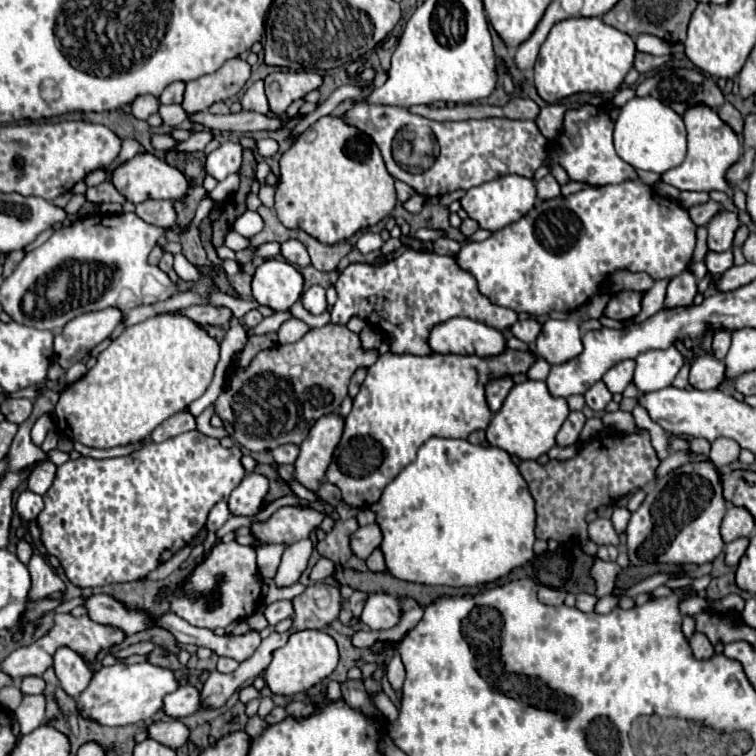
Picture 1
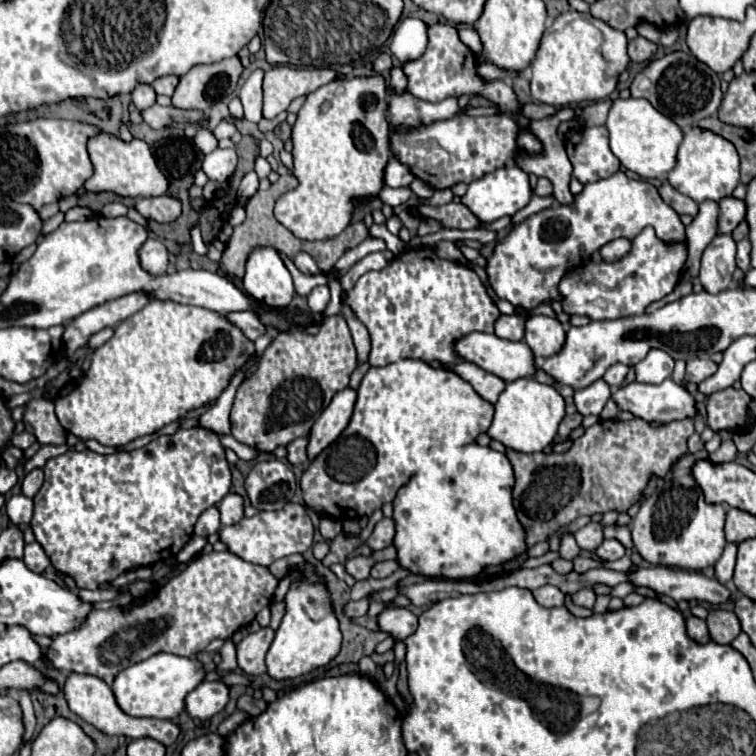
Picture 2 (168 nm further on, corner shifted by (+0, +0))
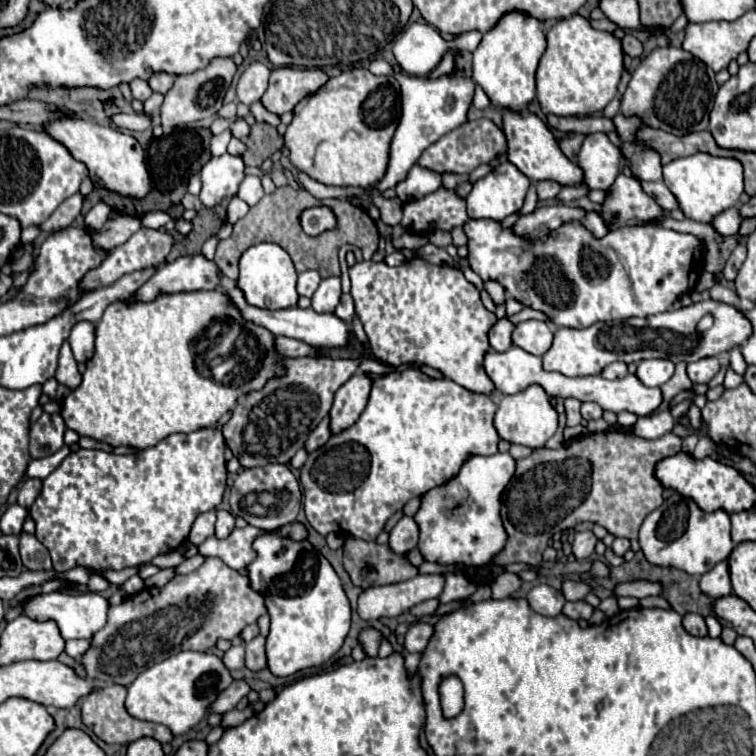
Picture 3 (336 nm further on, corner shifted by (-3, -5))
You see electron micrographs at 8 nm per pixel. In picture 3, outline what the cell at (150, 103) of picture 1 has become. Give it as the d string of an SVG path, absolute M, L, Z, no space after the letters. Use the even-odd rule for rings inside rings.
M133 80L131 82L131 92L133 92L133 98L137 98L141 102L145 102L153 94L153 90L149 88L149 84L145 80Z

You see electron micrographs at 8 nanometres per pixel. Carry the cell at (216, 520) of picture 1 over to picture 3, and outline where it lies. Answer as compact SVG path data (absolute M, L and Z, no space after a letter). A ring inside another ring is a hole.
M215 510L211 512L205 512L205 514L199 514L193 528L191 528L191 534L189 534L189 542L199 546L205 538L213 536L213 526L215 526Z

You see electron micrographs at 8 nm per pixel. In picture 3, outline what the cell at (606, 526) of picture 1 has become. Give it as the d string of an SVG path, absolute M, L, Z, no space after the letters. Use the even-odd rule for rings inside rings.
M577 532L573 536L573 554L577 556L577 560L585 560L585 558L591 558L593 552L595 552L595 544L597 544L597 538L593 532Z

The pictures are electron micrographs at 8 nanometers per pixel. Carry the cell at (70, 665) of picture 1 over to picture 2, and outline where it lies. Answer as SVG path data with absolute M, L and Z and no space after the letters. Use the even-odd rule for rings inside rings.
M72 673L68 679L66 679L66 685L64 685L64 693L66 693L66 699L68 699L68 705L70 705L70 711L74 711L78 717L82 717L86 723L94 725L98 731L106 733L106 735L118 735L118 737L130 737L130 739L140 739L140 737L152 737L156 741L160 741L162 745L172 745L178 735L180 735L180 729L176 723L172 721L166 721L166 719L138 719L138 717L130 717L126 715L116 699L114 699L114 693L112 693L112 687L108 683L104 683L102 679L94 677L94 675L80 675L80 673Z

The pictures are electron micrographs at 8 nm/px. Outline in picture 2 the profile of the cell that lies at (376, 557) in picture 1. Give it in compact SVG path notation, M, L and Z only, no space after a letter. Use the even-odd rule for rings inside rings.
M382 561L382 563L378 563L378 565L372 569L372 577L374 577L374 579L386 579L386 577L390 577L398 567L400 567L400 565L398 565L396 561Z

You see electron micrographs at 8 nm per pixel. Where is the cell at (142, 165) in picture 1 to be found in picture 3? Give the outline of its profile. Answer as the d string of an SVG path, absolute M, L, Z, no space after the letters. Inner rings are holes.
M77 116L45 124L45 130L49 136L65 144L65 148L73 154L73 158L77 158L89 168L89 176L95 188L105 188L129 198L145 198L145 194L149 192L151 182L145 166L145 152L133 136L123 134L111 126L101 126L91 118L77 118Z

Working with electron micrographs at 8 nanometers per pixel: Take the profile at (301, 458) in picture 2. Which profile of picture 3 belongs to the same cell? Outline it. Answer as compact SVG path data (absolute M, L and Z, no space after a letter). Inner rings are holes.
M323 418L319 422L319 426L309 434L309 438L305 442L305 450L313 452L313 450L321 448L329 440L329 436L331 436L331 432L329 432L329 418Z

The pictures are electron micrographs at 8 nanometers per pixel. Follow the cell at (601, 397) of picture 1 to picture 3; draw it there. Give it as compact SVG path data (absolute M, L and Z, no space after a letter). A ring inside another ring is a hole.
M583 402L583 404L581 404L581 416L583 416L585 420L599 420L601 414L603 414L603 410L601 410L601 406L597 406L595 402Z

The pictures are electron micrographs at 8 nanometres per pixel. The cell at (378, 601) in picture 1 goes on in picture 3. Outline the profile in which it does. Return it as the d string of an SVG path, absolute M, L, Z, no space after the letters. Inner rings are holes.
M425 622L411 624L405 634L405 650L407 652L421 652L427 646L431 634L433 634L431 624L425 624Z

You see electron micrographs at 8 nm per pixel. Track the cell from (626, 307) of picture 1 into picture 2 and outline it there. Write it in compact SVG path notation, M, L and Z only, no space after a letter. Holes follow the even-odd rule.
M644 227L632 239L630 251L616 263L606 263L600 257L582 259L576 267L570 267L564 273L558 285L562 311L568 315L582 315L592 321L642 315L650 303L660 301L674 291L682 277L686 257L688 251L684 243L664 243L656 237L652 227Z

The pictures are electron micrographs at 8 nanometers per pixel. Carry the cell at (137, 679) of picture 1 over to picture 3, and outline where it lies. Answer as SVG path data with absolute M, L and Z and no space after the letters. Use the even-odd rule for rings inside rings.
M179 652L155 666L151 666L149 670L145 670L143 674L139 674L135 678L135 682L129 686L127 690L127 700L125 700L125 708L133 718L139 720L147 720L147 722L155 722L155 724L163 724L167 726L173 734L185 734L187 730L191 730L195 724L201 722L203 716L207 716L207 708L209 704L215 700L215 696L225 690L229 684L233 682L229 670L225 668L225 664L221 662L221 658L217 658L211 652Z

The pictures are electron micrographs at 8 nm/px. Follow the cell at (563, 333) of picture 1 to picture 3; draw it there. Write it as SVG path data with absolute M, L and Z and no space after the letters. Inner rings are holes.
M539 320L521 322L513 330L513 344L529 354L543 356L553 344L553 330L547 322L539 322Z

